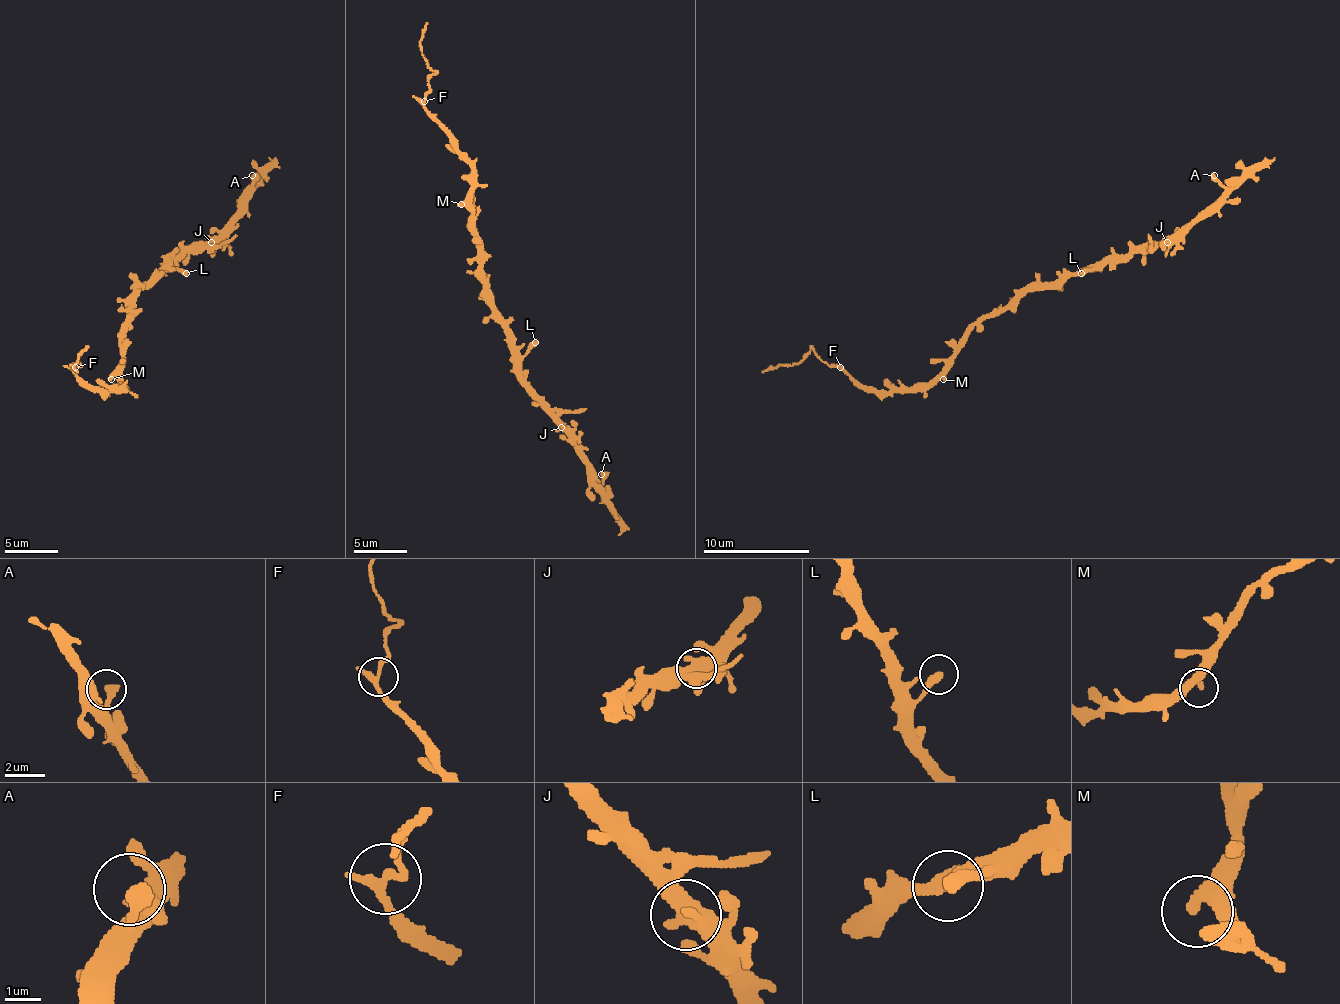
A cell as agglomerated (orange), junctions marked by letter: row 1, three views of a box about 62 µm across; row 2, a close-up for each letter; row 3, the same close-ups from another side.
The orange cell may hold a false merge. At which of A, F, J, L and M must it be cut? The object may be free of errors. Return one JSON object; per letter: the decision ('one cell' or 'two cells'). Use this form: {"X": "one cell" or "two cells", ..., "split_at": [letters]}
{"A": "one cell", "F": "two cells", "J": "one cell", "L": "one cell", "M": "one cell", "split_at": ["F"]}

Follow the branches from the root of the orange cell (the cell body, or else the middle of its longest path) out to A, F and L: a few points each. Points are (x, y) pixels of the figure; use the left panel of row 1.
A: (138, 292), (180, 252), (191, 252), (209, 244), (225, 228), (239, 207), (239, 199), (252, 183), (252, 175)
F: (138, 292), (133, 302), (133, 318), (125, 332), (122, 387), (93, 390), (74, 371), (74, 366)
L: (138, 292), (154, 276), (162, 276), (167, 271), (186, 273)

